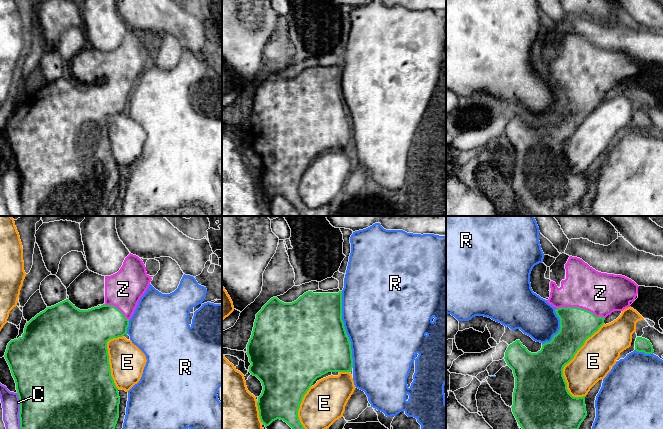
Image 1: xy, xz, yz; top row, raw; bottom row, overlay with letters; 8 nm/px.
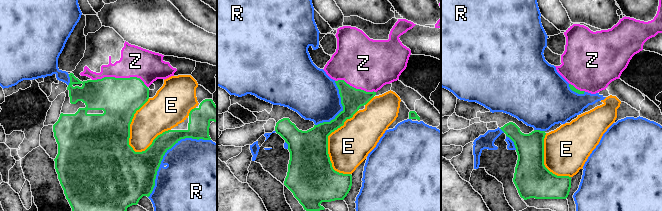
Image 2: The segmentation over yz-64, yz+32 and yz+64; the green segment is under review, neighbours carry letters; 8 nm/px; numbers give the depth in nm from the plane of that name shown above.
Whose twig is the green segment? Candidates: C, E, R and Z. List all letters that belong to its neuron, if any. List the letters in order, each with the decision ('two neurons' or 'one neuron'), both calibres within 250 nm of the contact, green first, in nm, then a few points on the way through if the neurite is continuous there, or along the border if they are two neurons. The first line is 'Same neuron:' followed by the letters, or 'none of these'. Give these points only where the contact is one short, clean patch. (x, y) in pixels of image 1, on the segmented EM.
Same neuron: Z
C: two neurons; calibres 460 and 140 nm
E: two neurons; calibres 340 and 300 nm
R: two neurons; calibres 500 and 480 nm
Z: one neuron; calibres 280 and 340 nm; way yz (576, 324), (580, 318), (580, 308), (592, 296), (600, 293)

